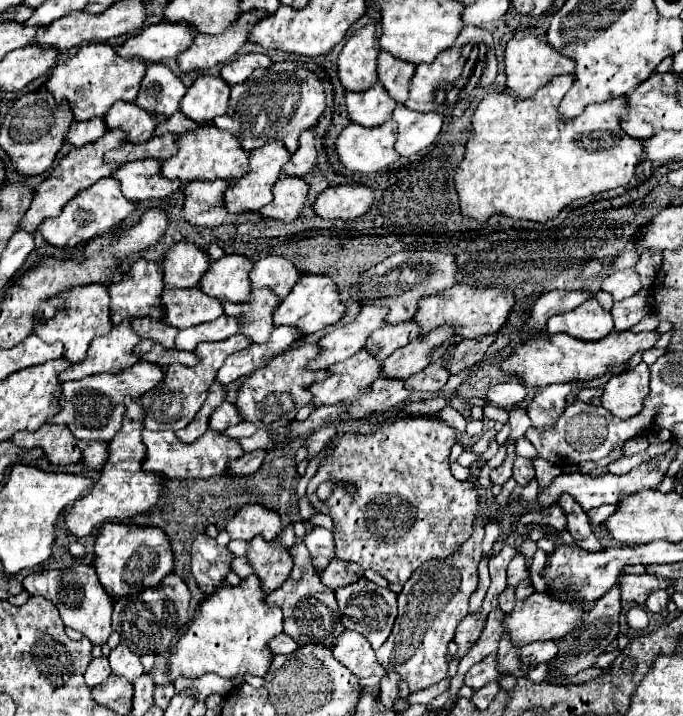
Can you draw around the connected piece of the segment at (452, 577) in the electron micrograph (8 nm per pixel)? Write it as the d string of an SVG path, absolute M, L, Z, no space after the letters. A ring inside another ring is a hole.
M474 526L472 538L462 546L460 552L440 562L424 562L424 566L420 566L420 570L416 570L416 574L408 578L408 582L404 584L404 590L398 594L398 618L394 622L394 630L388 636L388 642L384 642L384 646L376 650L376 658L380 660L384 670L394 670L396 674L400 674L400 678L406 680L406 684L410 686L410 692L418 692L422 688L438 684L446 676L448 642L454 640L456 626L468 614L468 598L478 584L478 562L482 558L482 550L480 550L482 538L484 538L484 526Z

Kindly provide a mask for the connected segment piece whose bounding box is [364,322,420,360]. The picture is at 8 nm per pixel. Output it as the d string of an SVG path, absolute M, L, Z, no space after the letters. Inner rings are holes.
M402 322L396 326L384 326L380 330L374 330L368 336L368 342L364 342L364 348L368 352L376 354L376 358L386 360L388 354L406 346L410 340L418 338L418 334L420 334L420 326L416 322Z

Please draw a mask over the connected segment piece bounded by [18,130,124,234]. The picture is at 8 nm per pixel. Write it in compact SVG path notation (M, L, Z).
M110 130L110 132L106 132L98 142L92 142L92 144L88 144L88 146L70 150L70 154L68 154L66 158L62 158L62 160L52 168L50 176L34 188L32 204L30 204L28 212L24 214L24 218L22 218L20 226L18 226L18 230L28 230L30 234L34 234L36 228L42 224L42 220L46 220L46 218L50 218L50 216L58 216L60 210L66 206L66 202L72 200L80 190L84 190L84 188L96 184L96 182L98 182L100 178L104 178L104 176L108 178L118 166L116 166L116 164L114 164L114 166L112 166L112 164L106 164L106 162L102 160L102 156L104 156L104 152L108 152L108 150L112 150L112 148L118 148L122 142L124 142L124 132L122 132L122 130Z

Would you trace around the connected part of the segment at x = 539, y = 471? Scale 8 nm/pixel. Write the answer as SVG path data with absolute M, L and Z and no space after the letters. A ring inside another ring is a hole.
M538 456L532 460L532 464L534 464L536 480L538 480L540 486L548 486L548 484L562 472L562 468L558 468L558 466L554 466L554 464L550 464L550 462L538 458Z

